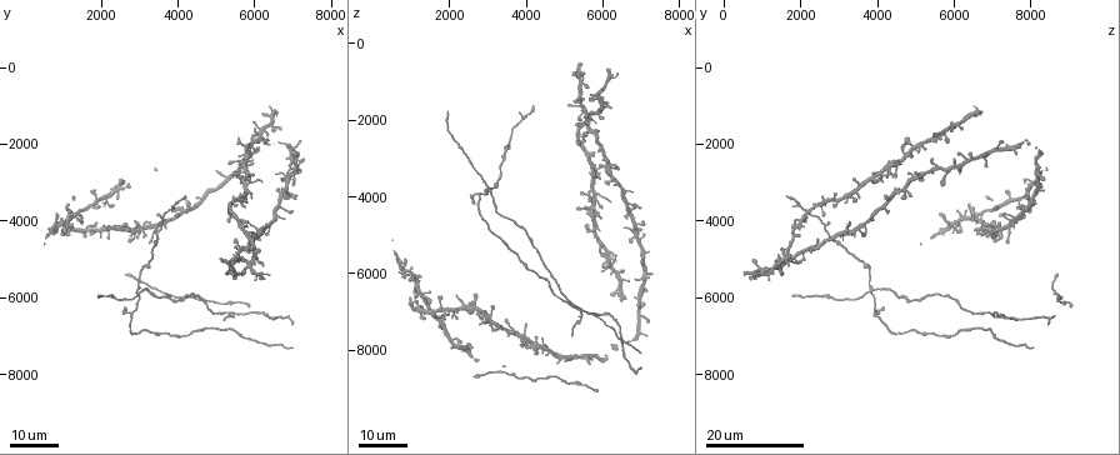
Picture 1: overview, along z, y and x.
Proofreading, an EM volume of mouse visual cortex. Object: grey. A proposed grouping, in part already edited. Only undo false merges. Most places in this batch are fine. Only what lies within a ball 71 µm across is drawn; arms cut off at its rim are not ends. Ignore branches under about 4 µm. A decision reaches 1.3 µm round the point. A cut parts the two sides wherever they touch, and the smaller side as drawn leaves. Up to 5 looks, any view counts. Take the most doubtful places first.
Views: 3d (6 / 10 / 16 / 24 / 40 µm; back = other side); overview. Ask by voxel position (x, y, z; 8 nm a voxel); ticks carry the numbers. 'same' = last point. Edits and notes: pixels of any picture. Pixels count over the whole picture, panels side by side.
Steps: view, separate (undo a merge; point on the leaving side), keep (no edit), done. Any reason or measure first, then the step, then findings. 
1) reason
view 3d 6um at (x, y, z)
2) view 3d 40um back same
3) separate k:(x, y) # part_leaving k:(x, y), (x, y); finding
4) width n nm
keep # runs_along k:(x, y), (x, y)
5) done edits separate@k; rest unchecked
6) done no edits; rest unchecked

three arms meet
view 3d 24um at (3450, 4250, 7400)

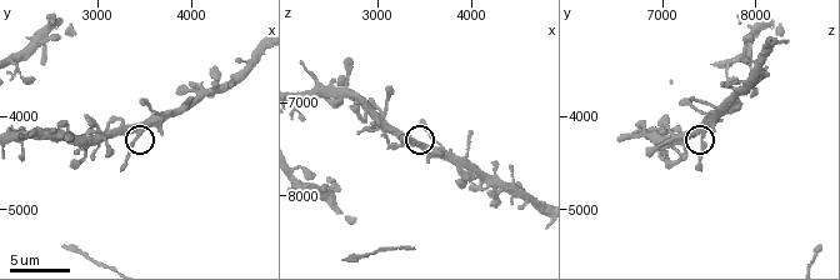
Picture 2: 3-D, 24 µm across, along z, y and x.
view 3d 10um at (3400, 4200, 7400)

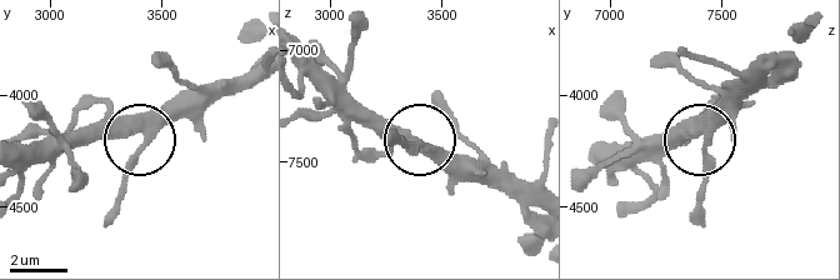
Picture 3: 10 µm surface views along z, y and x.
arms 3
keep # runs_along 3:(534, 195), (490, 178), (454, 175), (419, 143), (399, 143); all the same cell

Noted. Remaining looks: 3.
view 3d 16um at (5400, 3700, 2150)

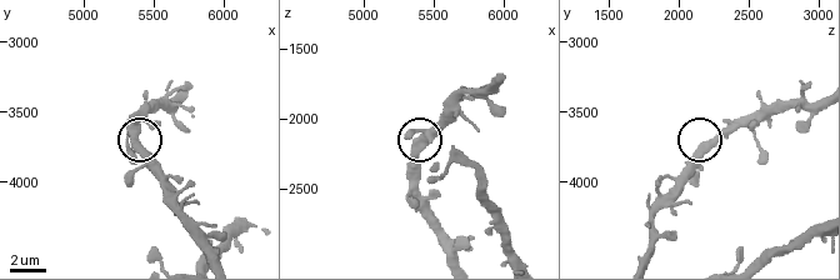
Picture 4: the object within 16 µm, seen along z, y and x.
view 3d 10um at (5360, 3760, 2160)

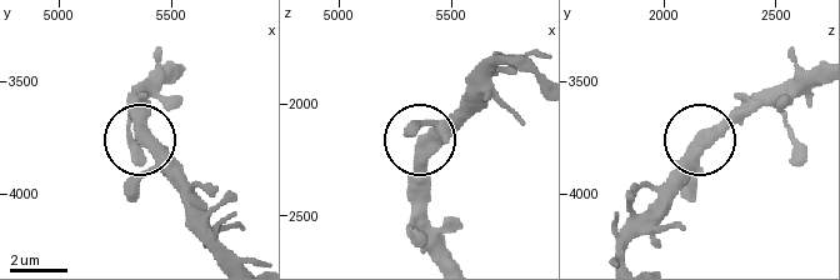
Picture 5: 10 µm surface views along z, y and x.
keep # one cell here

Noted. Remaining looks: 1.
done no edits; rest unchecked

